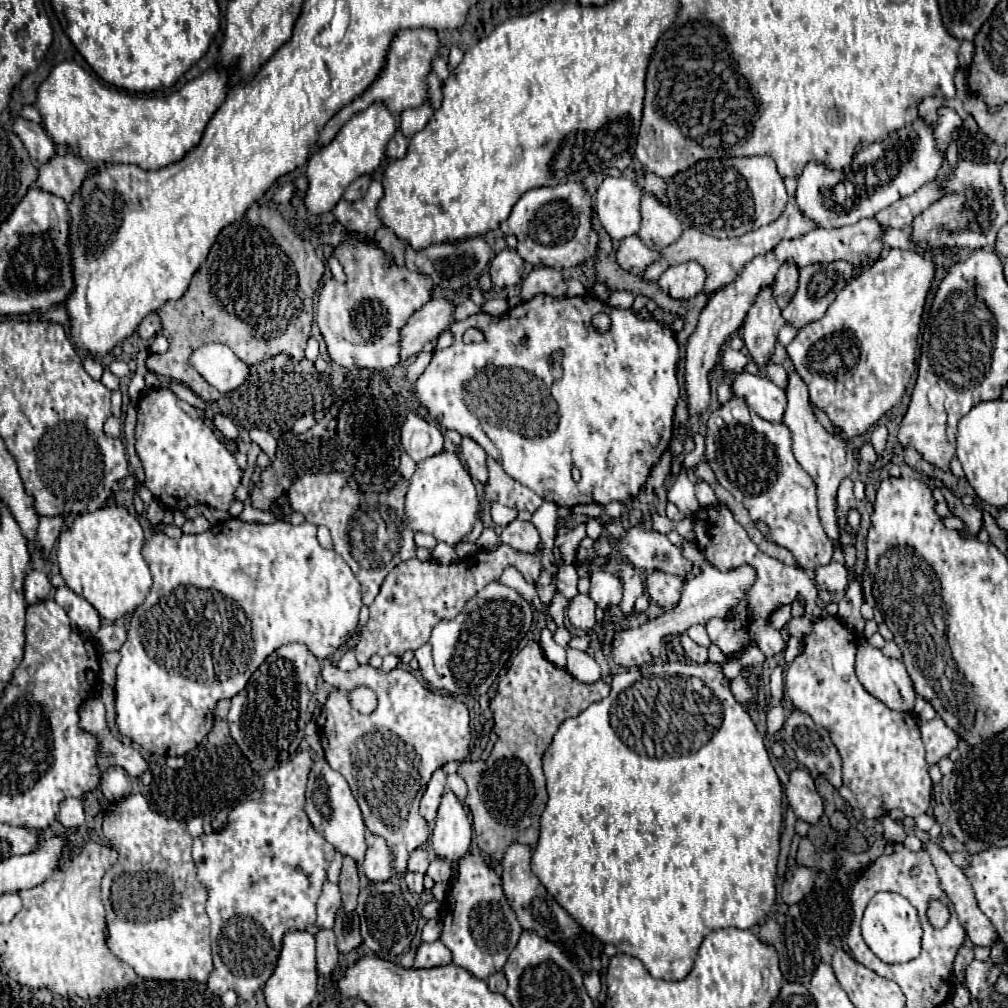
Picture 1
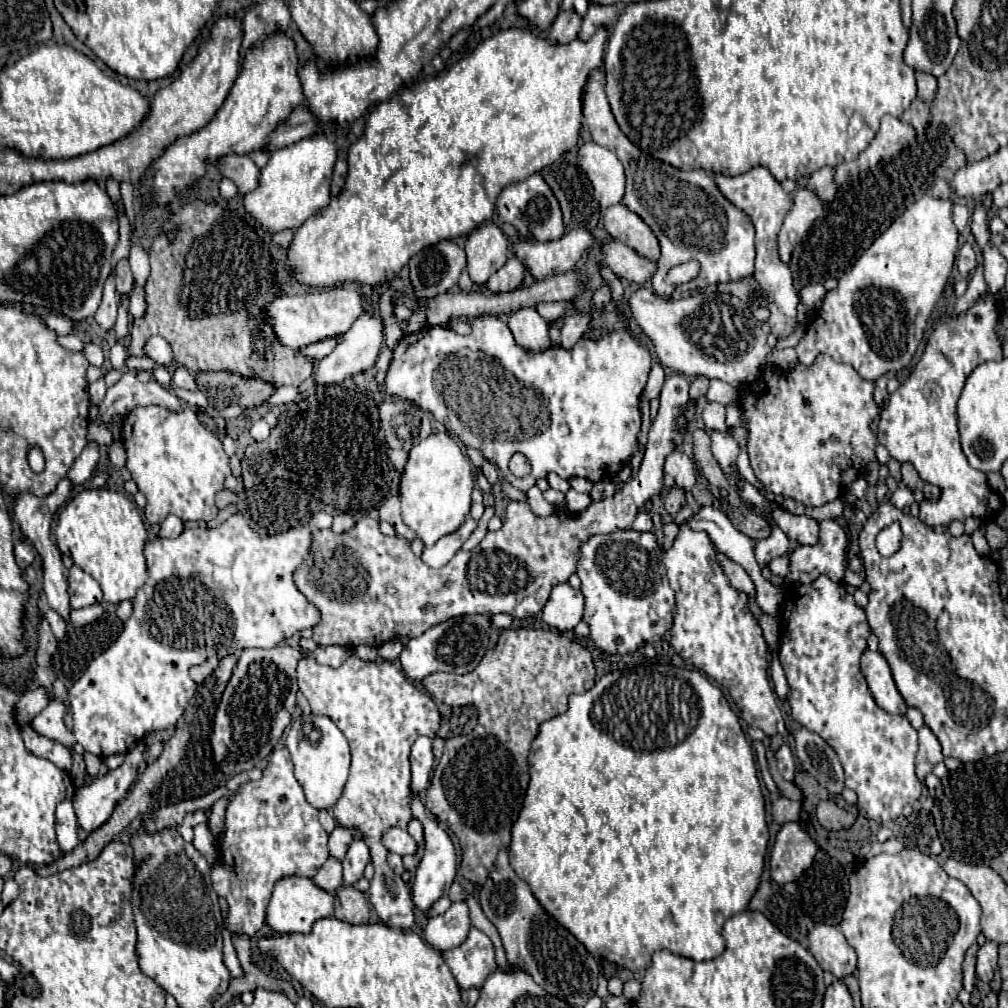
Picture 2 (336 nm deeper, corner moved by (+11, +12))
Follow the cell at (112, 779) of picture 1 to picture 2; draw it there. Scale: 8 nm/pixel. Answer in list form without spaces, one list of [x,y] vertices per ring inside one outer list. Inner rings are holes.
[[[84,752],[84,762],[86,762],[86,776],[90,776],[90,778],[96,778],[96,774],[100,772],[102,758],[100,758],[100,756],[94,756],[94,754],[88,754],[88,752]]]

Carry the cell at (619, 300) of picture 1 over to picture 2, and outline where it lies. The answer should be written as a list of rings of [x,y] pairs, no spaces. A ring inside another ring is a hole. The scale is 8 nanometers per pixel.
[[[540,302],[540,304],[534,304],[534,308],[538,310],[538,314],[544,318],[544,320],[556,320],[556,318],[560,318],[560,314],[566,310],[566,302],[552,302],[552,304],[544,304],[544,302]]]

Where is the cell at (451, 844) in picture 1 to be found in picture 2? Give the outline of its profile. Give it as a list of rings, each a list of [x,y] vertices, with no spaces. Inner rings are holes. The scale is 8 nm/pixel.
[[[414,794],[412,796],[412,814],[424,824],[424,856],[418,864],[418,870],[414,874],[414,884],[412,884],[412,900],[416,904],[418,910],[422,912],[428,912],[430,906],[442,896],[442,894],[448,894],[450,886],[452,886],[452,880],[448,876],[456,876],[456,850],[454,850],[454,844],[450,840],[450,836],[446,834],[446,830],[436,822],[436,820],[430,820],[424,812],[424,804],[420,802],[420,796]]]

